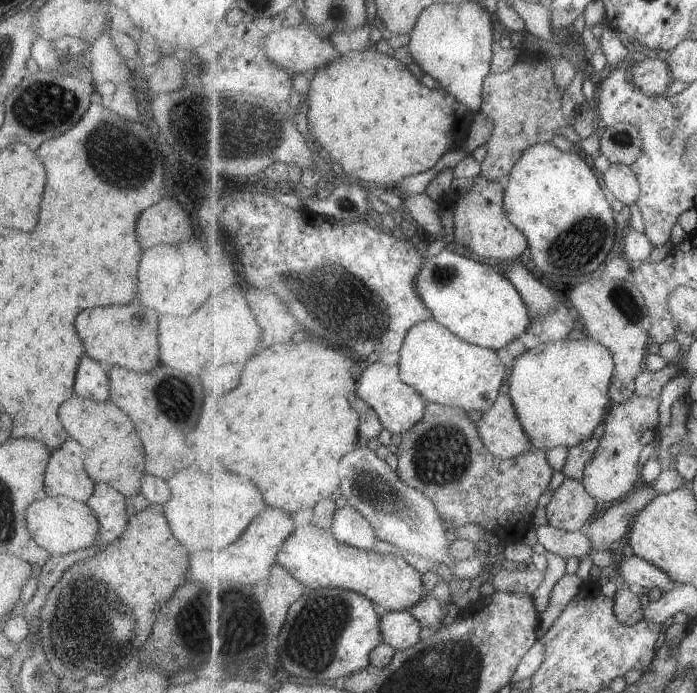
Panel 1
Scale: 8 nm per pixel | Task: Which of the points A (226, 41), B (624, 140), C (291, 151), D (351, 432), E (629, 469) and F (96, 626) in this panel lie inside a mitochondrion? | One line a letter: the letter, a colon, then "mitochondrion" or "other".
A: other
B: mitochondrion
C: other
D: other
E: other
F: mitochondrion

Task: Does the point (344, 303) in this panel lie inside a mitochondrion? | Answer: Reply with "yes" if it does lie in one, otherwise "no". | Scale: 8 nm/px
yes

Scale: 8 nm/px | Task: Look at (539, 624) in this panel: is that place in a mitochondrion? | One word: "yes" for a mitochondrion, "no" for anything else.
no

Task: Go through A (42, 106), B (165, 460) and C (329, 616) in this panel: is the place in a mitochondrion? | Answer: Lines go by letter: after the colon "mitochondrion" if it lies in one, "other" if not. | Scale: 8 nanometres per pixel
A: mitochondrion
B: other
C: mitochondrion

